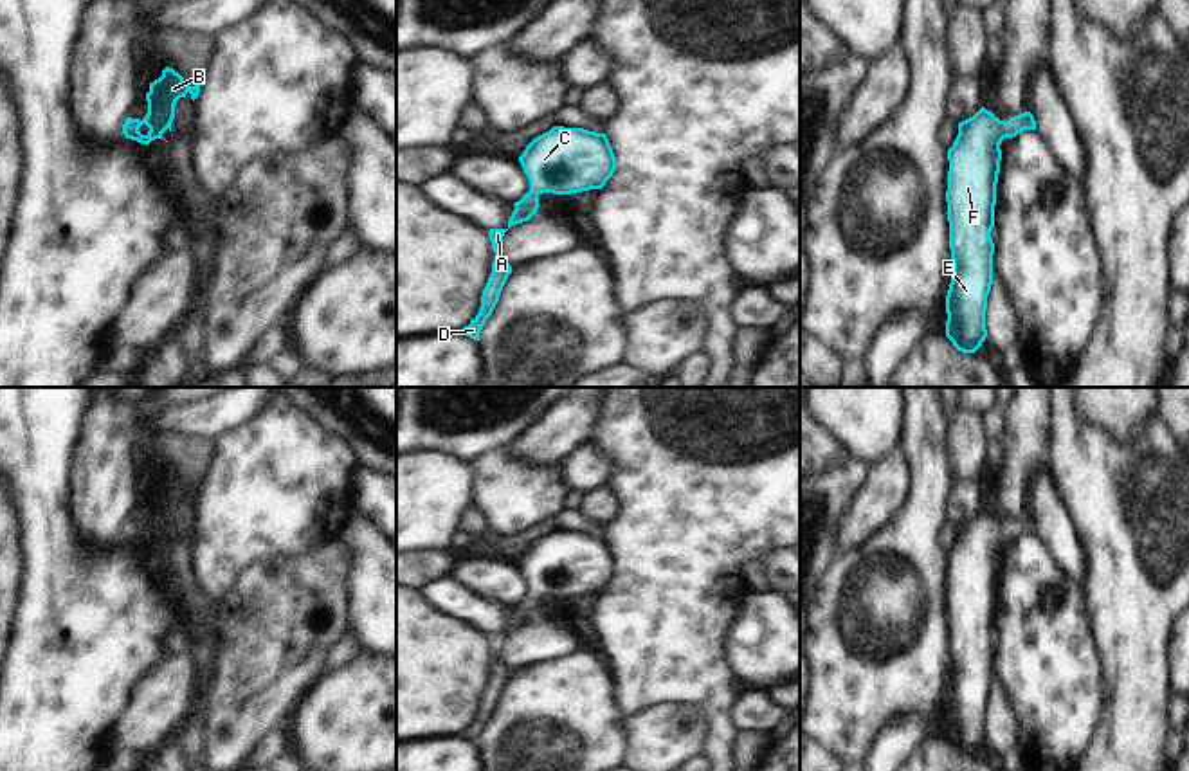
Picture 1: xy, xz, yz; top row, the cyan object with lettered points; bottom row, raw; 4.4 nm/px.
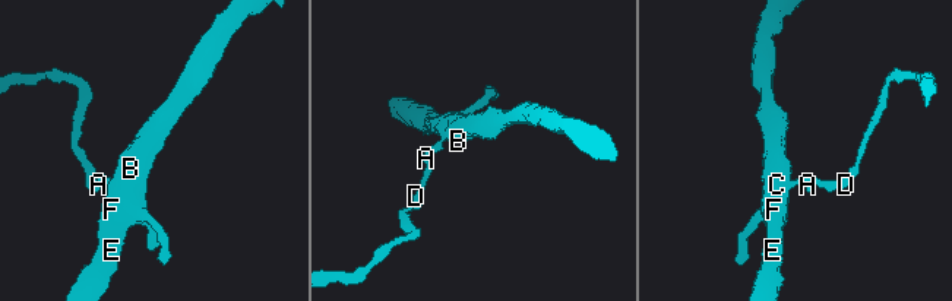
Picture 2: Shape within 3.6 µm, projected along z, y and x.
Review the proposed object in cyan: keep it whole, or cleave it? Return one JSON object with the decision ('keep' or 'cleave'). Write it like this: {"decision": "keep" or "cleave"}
{"decision": "keep"}

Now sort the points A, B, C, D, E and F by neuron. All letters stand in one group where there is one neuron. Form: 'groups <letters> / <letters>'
groups A B C D E F

